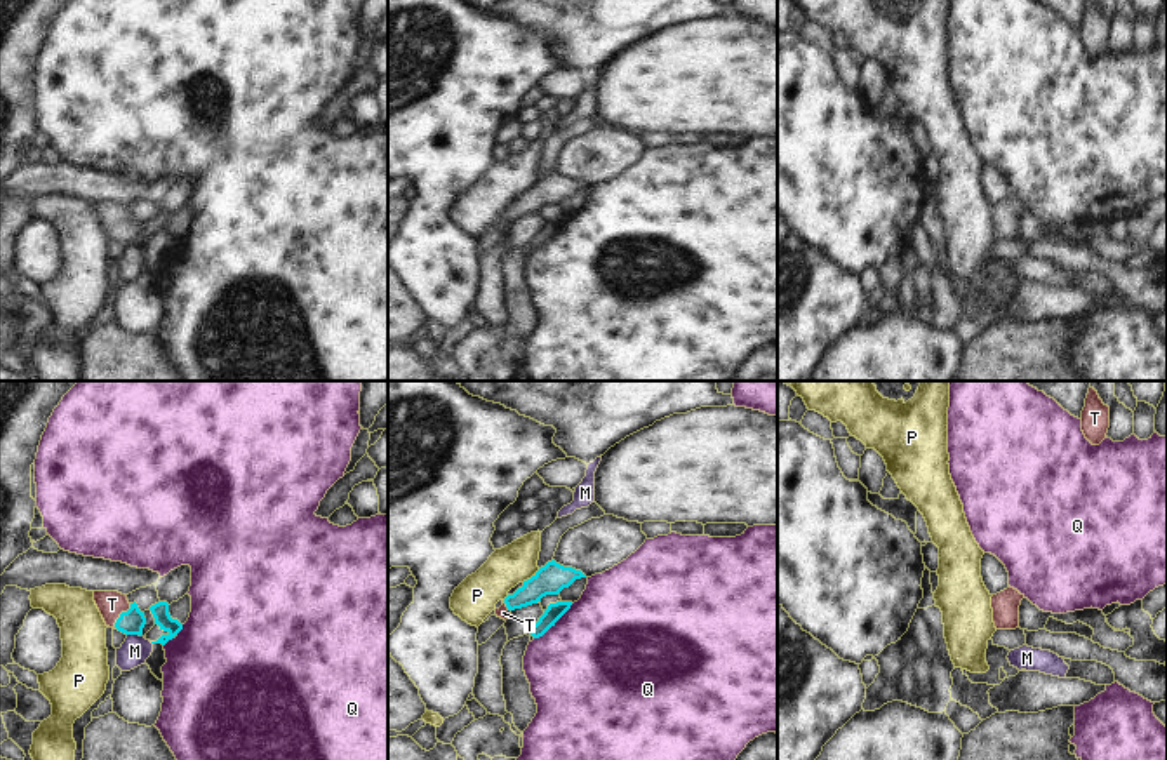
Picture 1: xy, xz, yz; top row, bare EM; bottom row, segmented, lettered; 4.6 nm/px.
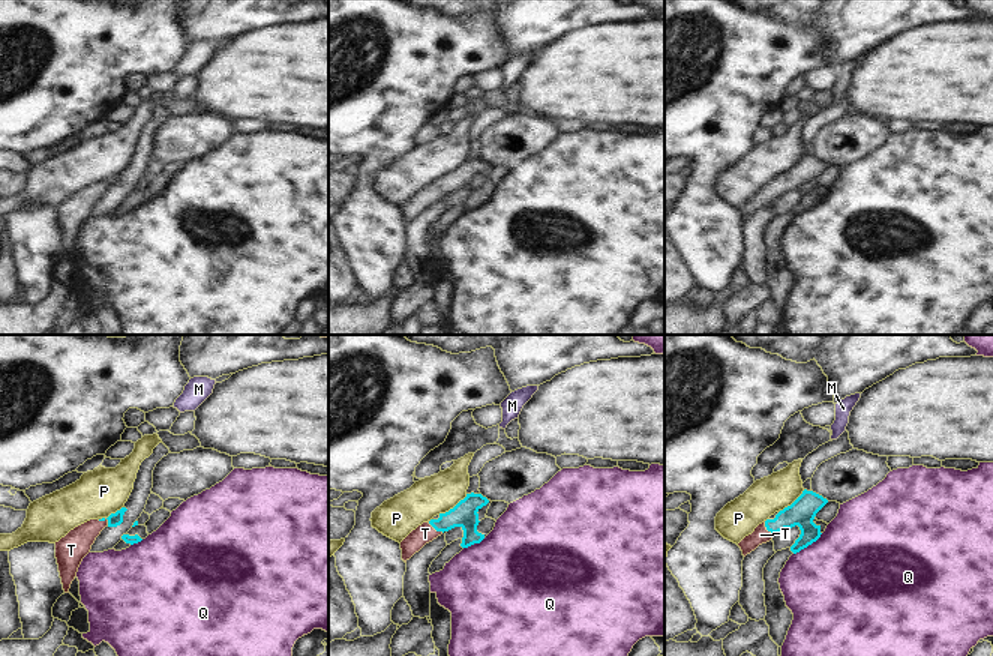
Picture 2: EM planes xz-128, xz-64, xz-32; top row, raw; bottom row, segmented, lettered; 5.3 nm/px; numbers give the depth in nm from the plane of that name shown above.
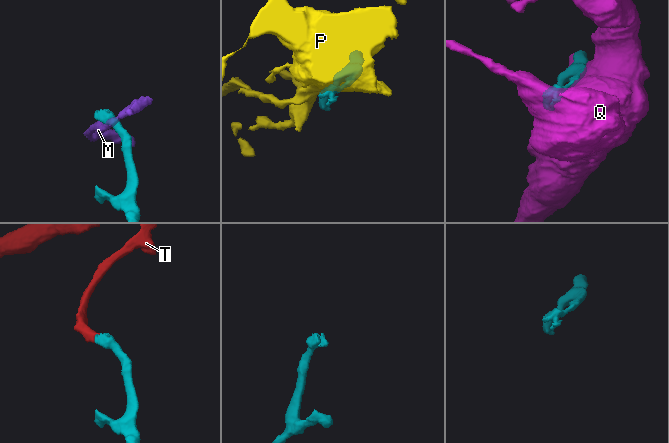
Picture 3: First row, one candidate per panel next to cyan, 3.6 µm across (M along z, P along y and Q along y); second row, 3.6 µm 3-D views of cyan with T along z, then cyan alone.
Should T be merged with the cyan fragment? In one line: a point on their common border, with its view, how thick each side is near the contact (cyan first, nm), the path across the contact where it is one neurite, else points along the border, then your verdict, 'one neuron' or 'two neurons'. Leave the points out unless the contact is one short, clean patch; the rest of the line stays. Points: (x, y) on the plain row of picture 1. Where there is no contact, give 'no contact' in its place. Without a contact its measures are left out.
contact xy (120, 226); calibres 120 and 120 nm; way xy (133, 232), (120, 226), (112, 214); one neuron

